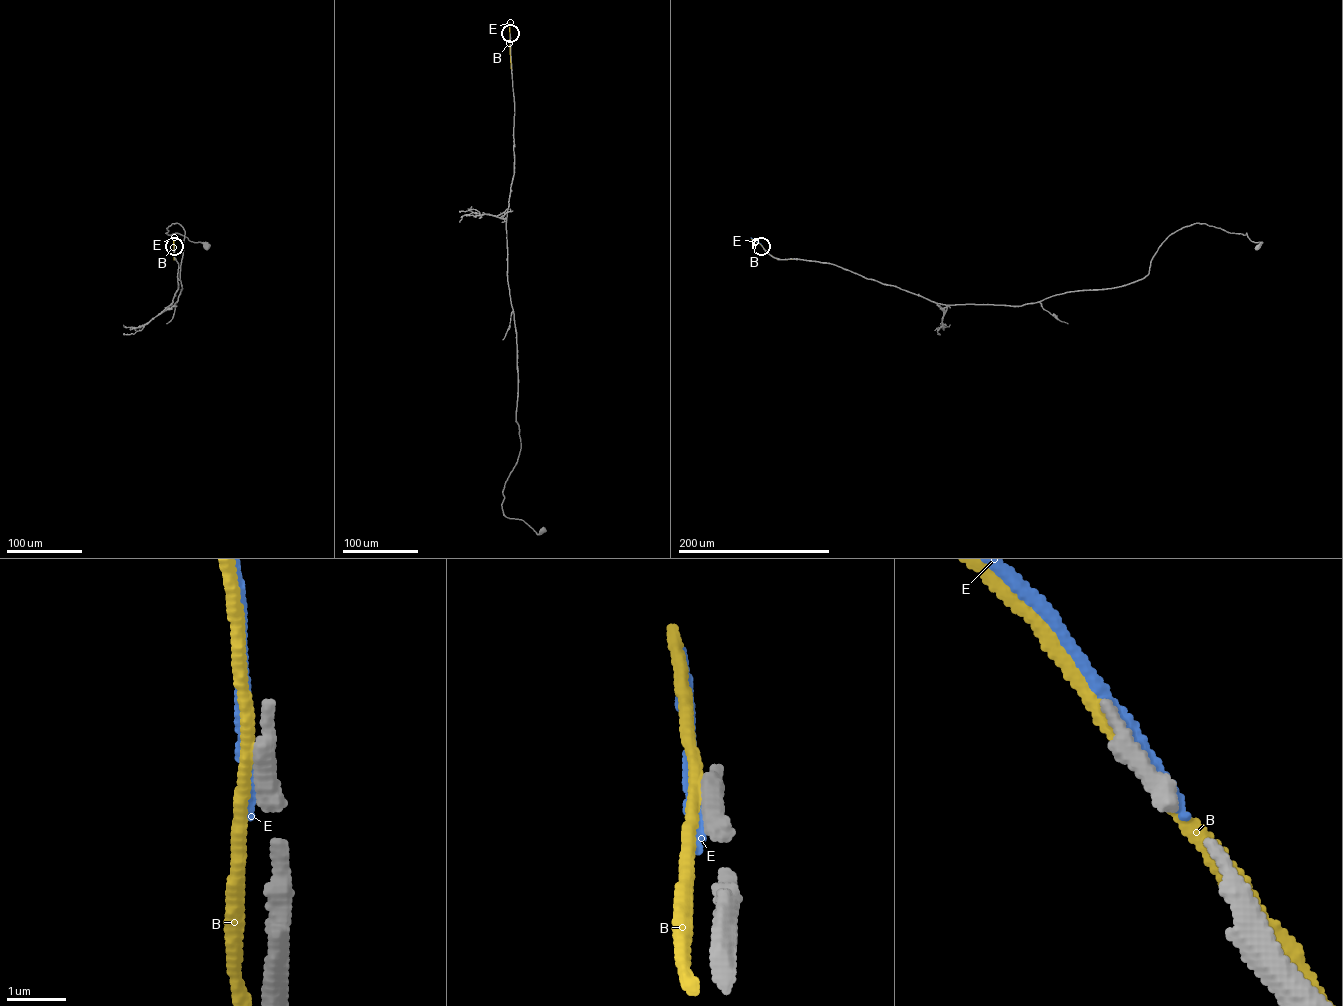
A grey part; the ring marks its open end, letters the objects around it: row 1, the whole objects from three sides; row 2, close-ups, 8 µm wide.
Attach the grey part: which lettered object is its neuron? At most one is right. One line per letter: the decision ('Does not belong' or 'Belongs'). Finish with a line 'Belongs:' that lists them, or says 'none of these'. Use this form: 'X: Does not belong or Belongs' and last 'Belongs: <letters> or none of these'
B: Does not belong
E: Does not belong
Belongs: none of these

